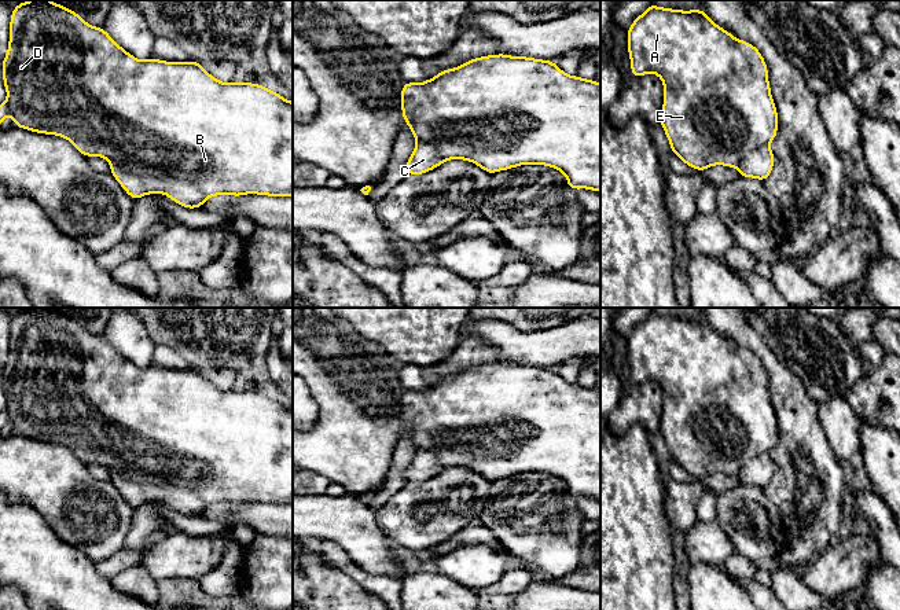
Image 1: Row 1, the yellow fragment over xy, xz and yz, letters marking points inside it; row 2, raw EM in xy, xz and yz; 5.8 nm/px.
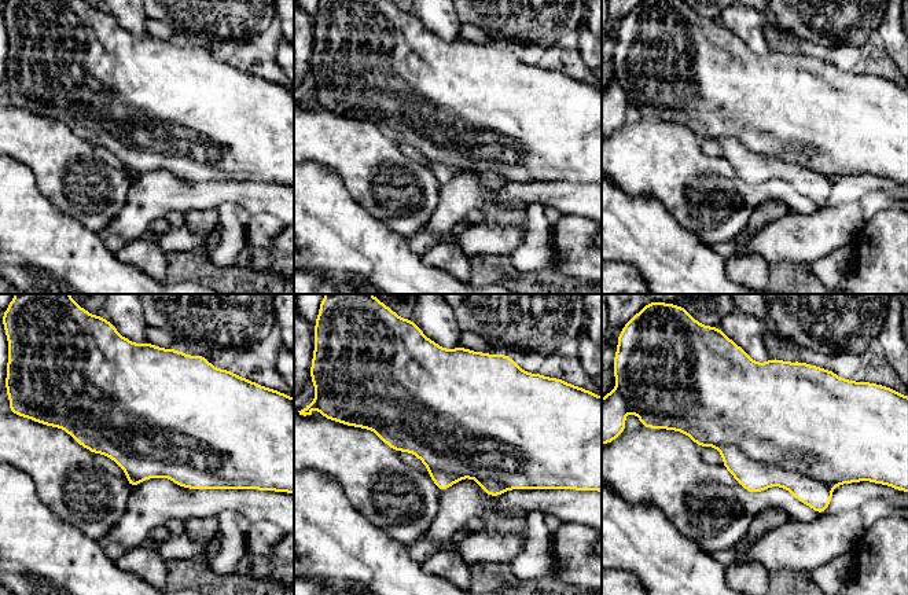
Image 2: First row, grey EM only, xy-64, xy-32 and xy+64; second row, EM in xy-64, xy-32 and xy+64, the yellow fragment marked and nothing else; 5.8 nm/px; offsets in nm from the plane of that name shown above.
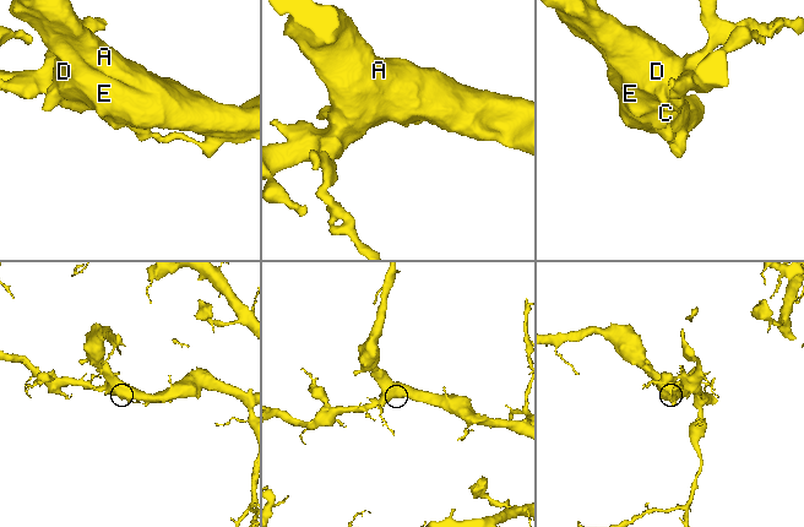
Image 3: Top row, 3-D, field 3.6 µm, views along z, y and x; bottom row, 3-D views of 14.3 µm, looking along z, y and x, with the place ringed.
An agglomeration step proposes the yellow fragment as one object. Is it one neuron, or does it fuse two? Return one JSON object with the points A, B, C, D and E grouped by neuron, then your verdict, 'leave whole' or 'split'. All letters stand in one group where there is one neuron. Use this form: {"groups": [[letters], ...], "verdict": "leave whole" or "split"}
{"groups": [["A", "B", "D", "E"], ["C"]], "verdict": "split"}

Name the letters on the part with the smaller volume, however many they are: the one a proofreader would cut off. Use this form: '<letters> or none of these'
C

